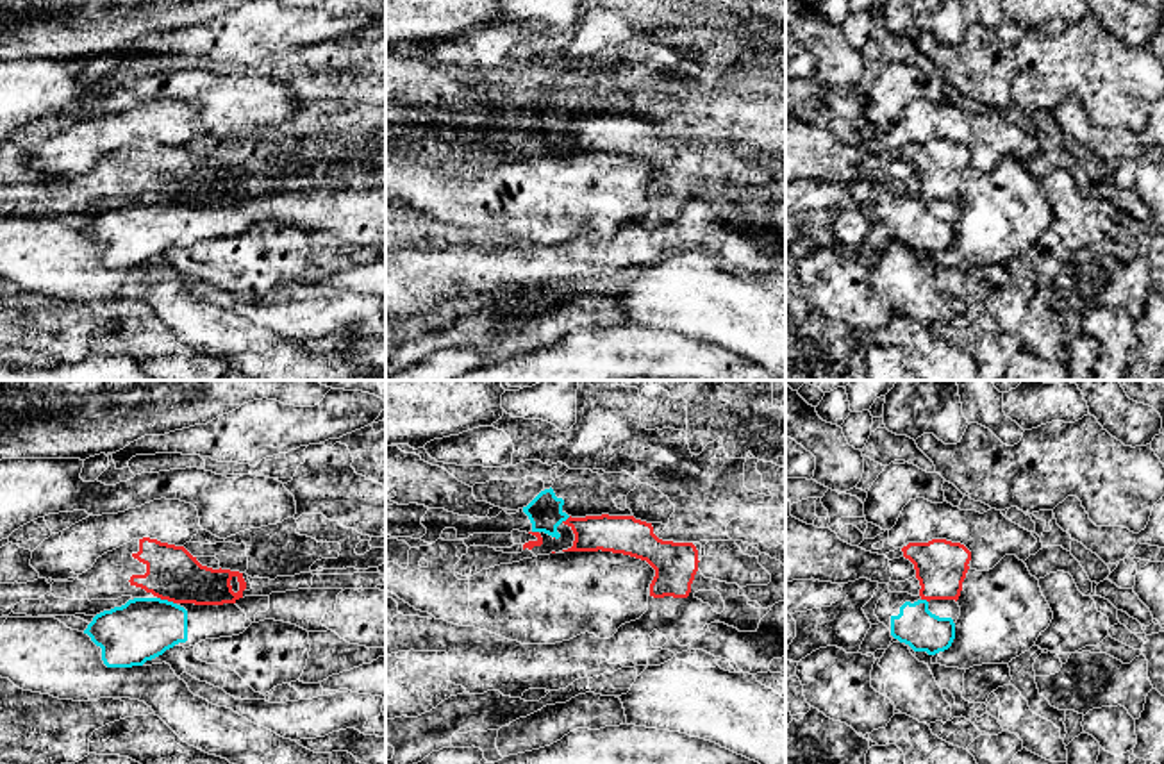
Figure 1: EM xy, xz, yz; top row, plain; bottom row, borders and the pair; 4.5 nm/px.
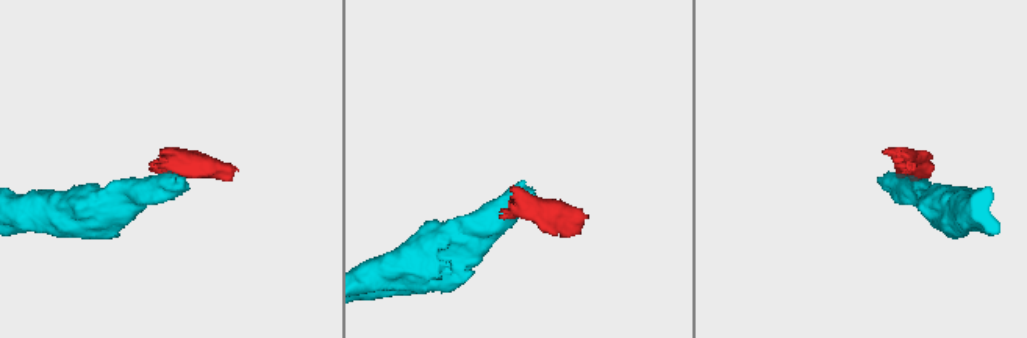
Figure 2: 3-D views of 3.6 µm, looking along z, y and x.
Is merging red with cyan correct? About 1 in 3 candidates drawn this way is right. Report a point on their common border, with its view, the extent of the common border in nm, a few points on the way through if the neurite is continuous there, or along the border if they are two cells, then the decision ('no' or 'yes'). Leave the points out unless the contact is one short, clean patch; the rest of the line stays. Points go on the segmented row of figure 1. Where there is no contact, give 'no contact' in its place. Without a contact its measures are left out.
contact xy (166, 598); length 90 nm; border xy (157, 597), (175, 604); no

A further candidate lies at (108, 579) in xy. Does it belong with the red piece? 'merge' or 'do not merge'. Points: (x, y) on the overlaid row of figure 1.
merge

